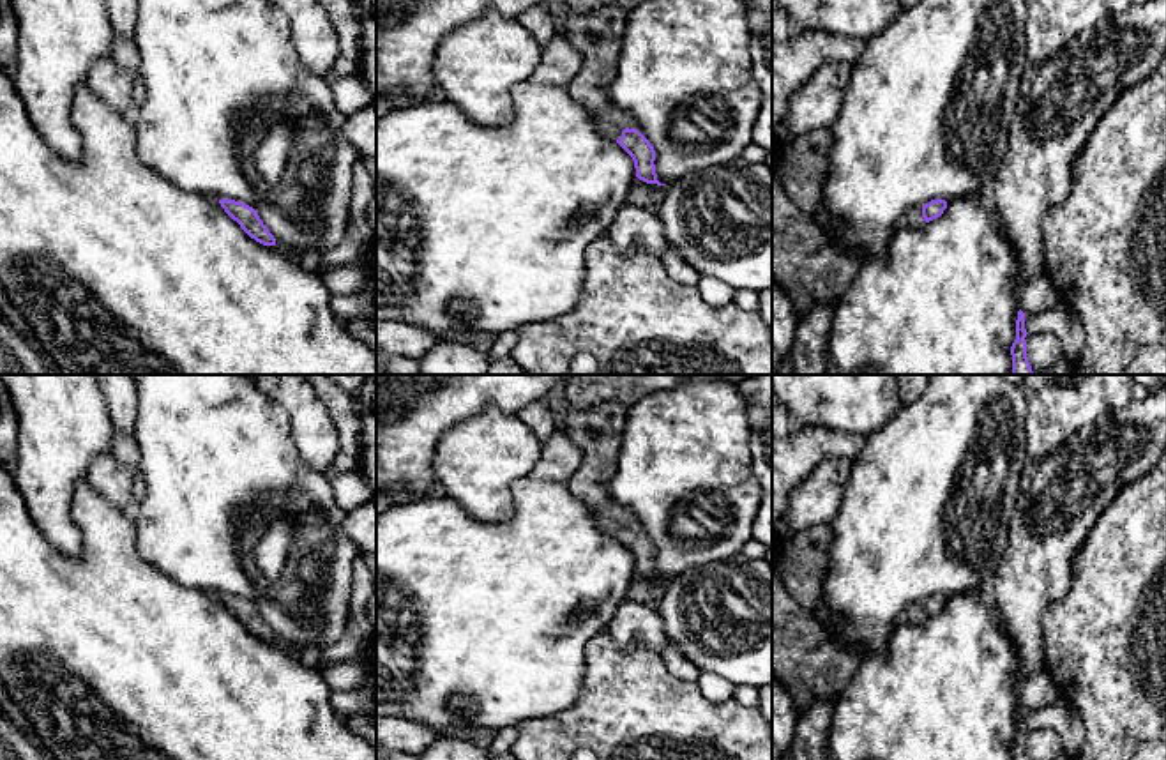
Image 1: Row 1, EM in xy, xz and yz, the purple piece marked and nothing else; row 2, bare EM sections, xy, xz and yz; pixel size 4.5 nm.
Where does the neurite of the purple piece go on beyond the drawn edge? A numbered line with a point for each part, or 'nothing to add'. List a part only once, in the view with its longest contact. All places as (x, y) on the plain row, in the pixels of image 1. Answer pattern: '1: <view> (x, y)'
1: xz (598, 430)

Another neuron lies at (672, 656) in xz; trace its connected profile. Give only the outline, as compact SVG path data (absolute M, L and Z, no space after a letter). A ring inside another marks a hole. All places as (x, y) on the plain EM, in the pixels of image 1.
M668 643L661 650L661 659L664 661L668 672L682 680L696 682L701 673L694 665L689 663L689 659L684 657L680 649L677 649L673 643Z

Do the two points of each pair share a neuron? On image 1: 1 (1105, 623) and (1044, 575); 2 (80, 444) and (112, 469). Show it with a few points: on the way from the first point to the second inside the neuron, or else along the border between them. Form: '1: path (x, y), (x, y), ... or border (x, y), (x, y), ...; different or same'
1: border (1076, 552), (1071, 585), (1043, 610), (1043, 628); different
2: border (110, 449), (103, 451), (90, 463), (85, 476); different

